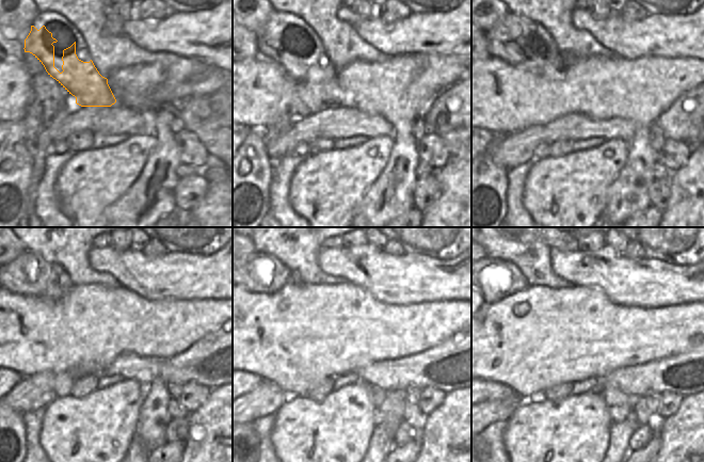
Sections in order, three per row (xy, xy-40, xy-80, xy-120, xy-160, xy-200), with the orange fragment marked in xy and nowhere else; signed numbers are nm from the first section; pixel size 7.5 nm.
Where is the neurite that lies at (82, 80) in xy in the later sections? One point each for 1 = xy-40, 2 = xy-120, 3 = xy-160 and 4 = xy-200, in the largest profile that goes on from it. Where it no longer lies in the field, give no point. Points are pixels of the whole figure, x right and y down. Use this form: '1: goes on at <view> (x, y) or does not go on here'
1: goes on at xy-40 (278, 46)
2: goes on at xy-120 (20, 279)
3: goes on at xy-160 (254, 277)
4: goes on at xy-200 (493, 277)

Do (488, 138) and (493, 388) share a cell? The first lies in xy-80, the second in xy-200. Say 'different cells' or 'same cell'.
same cell

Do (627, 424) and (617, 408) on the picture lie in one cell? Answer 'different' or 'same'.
different

